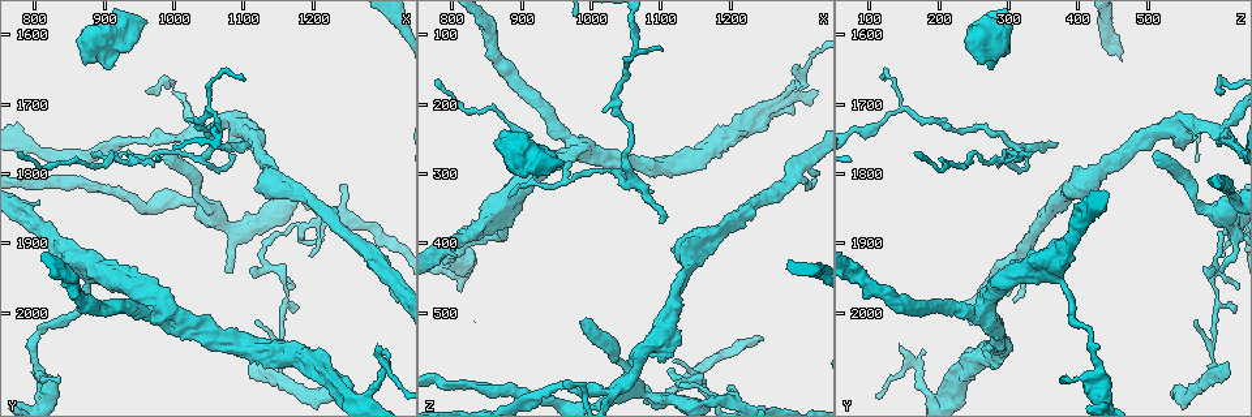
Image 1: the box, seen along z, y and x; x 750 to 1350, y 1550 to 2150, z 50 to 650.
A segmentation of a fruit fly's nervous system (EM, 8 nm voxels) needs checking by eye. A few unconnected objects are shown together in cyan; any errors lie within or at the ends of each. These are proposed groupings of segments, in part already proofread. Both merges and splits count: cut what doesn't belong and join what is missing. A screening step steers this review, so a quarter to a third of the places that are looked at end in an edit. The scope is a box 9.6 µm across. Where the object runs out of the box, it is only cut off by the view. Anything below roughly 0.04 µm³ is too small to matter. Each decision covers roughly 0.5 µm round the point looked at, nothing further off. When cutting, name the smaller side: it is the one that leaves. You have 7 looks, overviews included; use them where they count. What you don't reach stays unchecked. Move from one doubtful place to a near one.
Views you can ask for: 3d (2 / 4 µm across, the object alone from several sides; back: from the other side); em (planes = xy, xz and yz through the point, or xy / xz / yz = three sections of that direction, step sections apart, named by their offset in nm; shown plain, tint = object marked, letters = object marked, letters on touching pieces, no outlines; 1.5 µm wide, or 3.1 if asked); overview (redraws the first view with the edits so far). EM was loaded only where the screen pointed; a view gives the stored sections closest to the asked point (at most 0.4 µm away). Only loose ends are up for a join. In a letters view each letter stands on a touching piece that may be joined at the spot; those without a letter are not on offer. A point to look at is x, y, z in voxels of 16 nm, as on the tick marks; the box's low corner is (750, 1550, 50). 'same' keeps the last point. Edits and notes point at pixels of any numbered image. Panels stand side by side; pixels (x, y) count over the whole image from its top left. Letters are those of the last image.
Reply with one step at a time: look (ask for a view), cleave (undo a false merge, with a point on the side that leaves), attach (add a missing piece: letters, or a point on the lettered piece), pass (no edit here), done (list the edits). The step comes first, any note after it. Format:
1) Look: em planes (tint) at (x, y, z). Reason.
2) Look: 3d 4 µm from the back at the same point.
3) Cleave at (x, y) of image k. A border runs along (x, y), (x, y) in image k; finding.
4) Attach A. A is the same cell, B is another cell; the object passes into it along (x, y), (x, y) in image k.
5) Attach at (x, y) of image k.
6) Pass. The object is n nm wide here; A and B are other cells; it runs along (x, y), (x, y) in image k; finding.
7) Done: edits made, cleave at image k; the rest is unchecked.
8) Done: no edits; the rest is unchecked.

Look: 3d 2 µm from the back at (1195, 1920, 610). Tapers out.

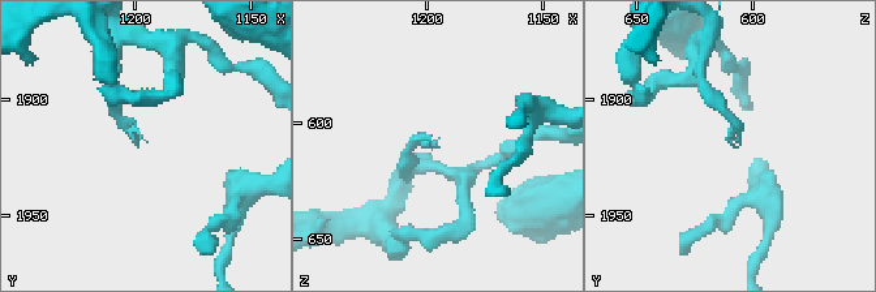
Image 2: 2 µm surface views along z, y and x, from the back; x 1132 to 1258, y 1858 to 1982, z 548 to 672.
Look: em xz step 8 (tint) at (1196, 1918, 610).

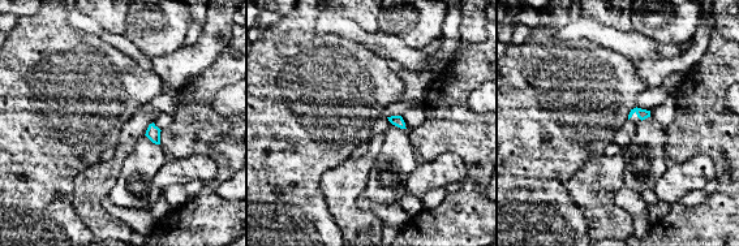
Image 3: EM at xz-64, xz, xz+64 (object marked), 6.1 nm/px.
Look: em xz step 8 (letters) at the same point. See the neighbours.

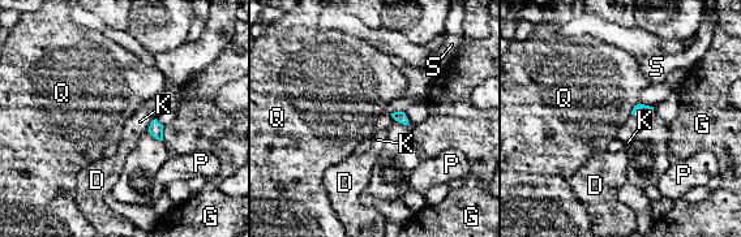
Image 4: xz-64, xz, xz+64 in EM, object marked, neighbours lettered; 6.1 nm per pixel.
Pass. D, G, K, P, Q and S are other cells; no lettered piece goes on from it.

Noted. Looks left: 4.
Look: 3d 2 µm at (1245, 2110, 540). Free end.

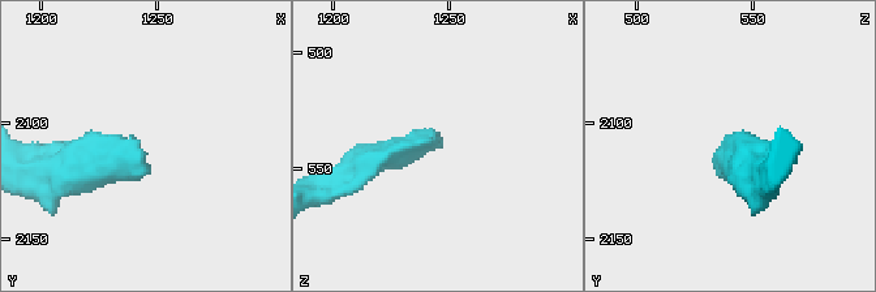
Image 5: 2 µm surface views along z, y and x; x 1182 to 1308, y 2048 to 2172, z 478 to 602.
Look: em planes (letters) at (1240, 2107, 538). Now the EM.

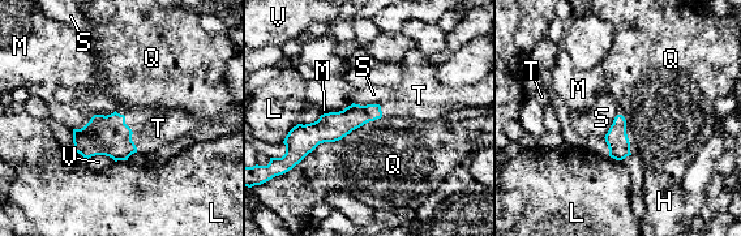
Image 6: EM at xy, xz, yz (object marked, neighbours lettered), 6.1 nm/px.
Attach T. T is the same cell, H, L, M, Q, S and V are other cells; the object passes into it along (110, 136), (133, 142), (158, 128) in image 6; it goes on there.

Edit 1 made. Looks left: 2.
Look: em xz step 8 (tint) at (1105, 1760, 370). Free end.

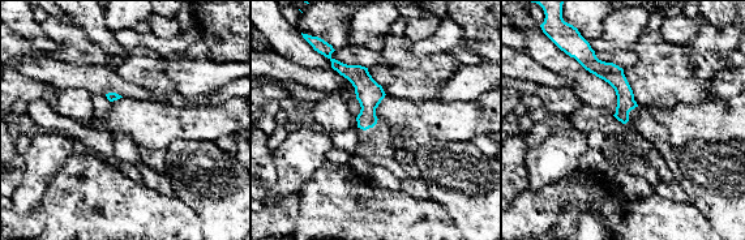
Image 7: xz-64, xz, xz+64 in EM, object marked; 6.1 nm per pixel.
Look: em planes (letters) at the same point. Another direction.

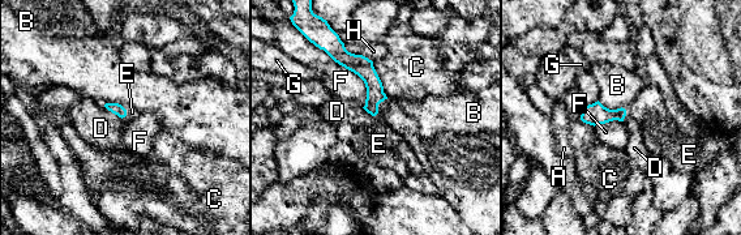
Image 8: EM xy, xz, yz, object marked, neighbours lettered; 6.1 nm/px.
Attach E. E is the same cell, A, B, C, D, F, G and H are other cells; the object passes into it along (116, 109), (125, 110), (132, 112) in image 8; the cell continues.

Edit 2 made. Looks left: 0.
Done: edits made, attach at image 6, attach at image 8; the rest is unchecked.

